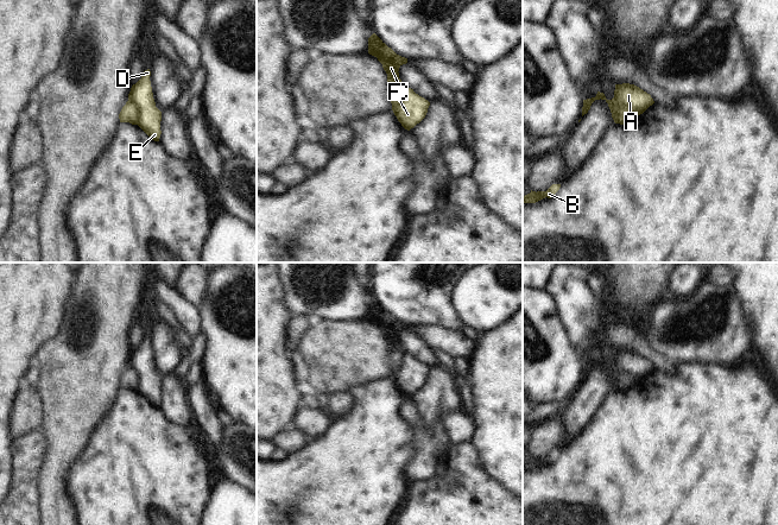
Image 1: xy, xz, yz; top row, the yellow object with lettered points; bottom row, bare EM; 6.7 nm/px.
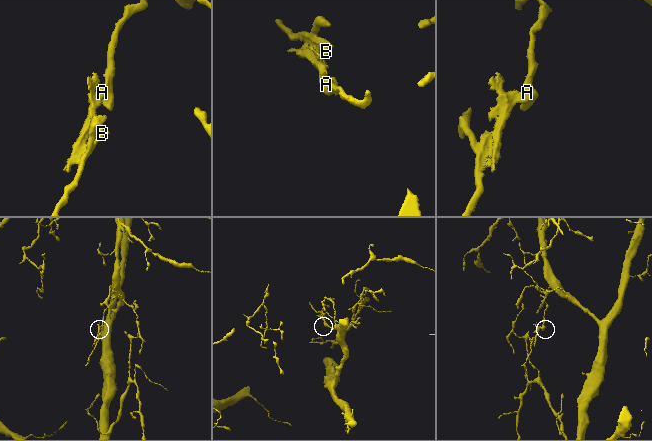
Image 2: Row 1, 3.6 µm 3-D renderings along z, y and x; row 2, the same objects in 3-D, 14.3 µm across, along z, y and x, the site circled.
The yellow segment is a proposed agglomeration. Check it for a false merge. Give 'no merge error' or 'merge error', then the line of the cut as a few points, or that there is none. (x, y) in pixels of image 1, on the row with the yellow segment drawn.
merge error | yz (615, 88), (617, 102), (636, 116)

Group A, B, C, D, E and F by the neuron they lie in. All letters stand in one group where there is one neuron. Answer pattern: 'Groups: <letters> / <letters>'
Groups: A D E F / B C

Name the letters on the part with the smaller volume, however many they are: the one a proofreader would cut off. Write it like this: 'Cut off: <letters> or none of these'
Cut off: B, C

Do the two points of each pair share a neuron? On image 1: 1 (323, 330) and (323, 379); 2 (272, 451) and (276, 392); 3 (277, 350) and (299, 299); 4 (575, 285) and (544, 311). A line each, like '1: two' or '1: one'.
1: one
2: two
3: two
4: two

